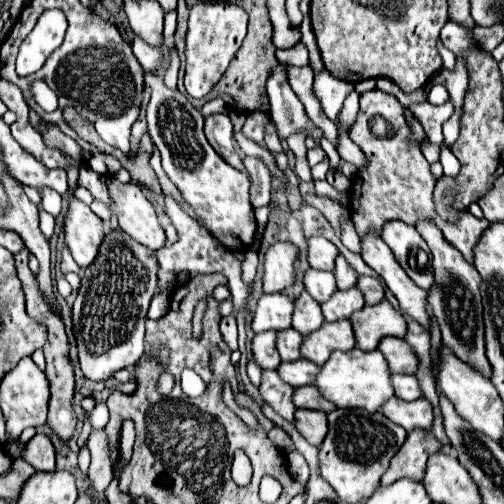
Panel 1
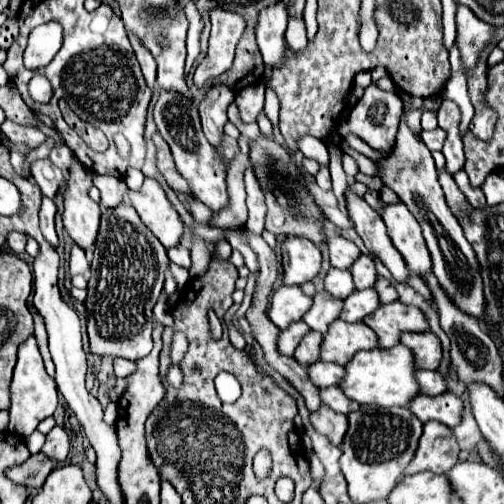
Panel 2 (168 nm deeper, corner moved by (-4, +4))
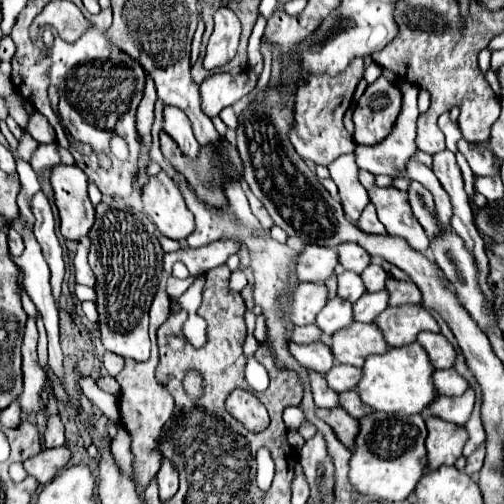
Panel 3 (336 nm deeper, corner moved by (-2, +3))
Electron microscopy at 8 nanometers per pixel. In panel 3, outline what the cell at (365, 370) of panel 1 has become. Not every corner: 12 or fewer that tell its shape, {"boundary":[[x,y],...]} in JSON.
{"boundary":[[419,343],[367,357],[355,391],[385,413],[437,397]]}

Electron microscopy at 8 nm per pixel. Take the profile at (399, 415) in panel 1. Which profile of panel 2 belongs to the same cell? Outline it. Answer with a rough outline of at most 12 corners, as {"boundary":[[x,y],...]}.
{"boundary":[[453,392],[419,394],[409,408],[419,420],[455,428],[463,400]]}

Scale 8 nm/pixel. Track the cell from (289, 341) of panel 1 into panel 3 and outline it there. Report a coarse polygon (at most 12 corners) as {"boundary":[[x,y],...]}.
{"boundary":[[323,341],[289,345],[309,371],[327,373],[335,365]]}

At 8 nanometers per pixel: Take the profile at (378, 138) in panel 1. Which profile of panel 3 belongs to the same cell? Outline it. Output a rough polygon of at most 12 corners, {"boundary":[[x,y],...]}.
{"boundary":[[385,77],[365,89],[353,111],[355,143],[389,135],[401,91]]}

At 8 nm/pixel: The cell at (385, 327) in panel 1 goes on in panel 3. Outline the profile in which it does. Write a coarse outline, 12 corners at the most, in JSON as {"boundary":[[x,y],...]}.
{"boundary":[[421,305],[387,307],[375,325],[389,347],[403,347],[421,331],[439,333]]}

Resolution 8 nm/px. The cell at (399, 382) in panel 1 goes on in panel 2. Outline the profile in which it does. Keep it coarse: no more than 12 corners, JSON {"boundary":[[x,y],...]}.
{"boundary":[[417,370],[423,394],[447,392],[445,378],[437,370]]}

